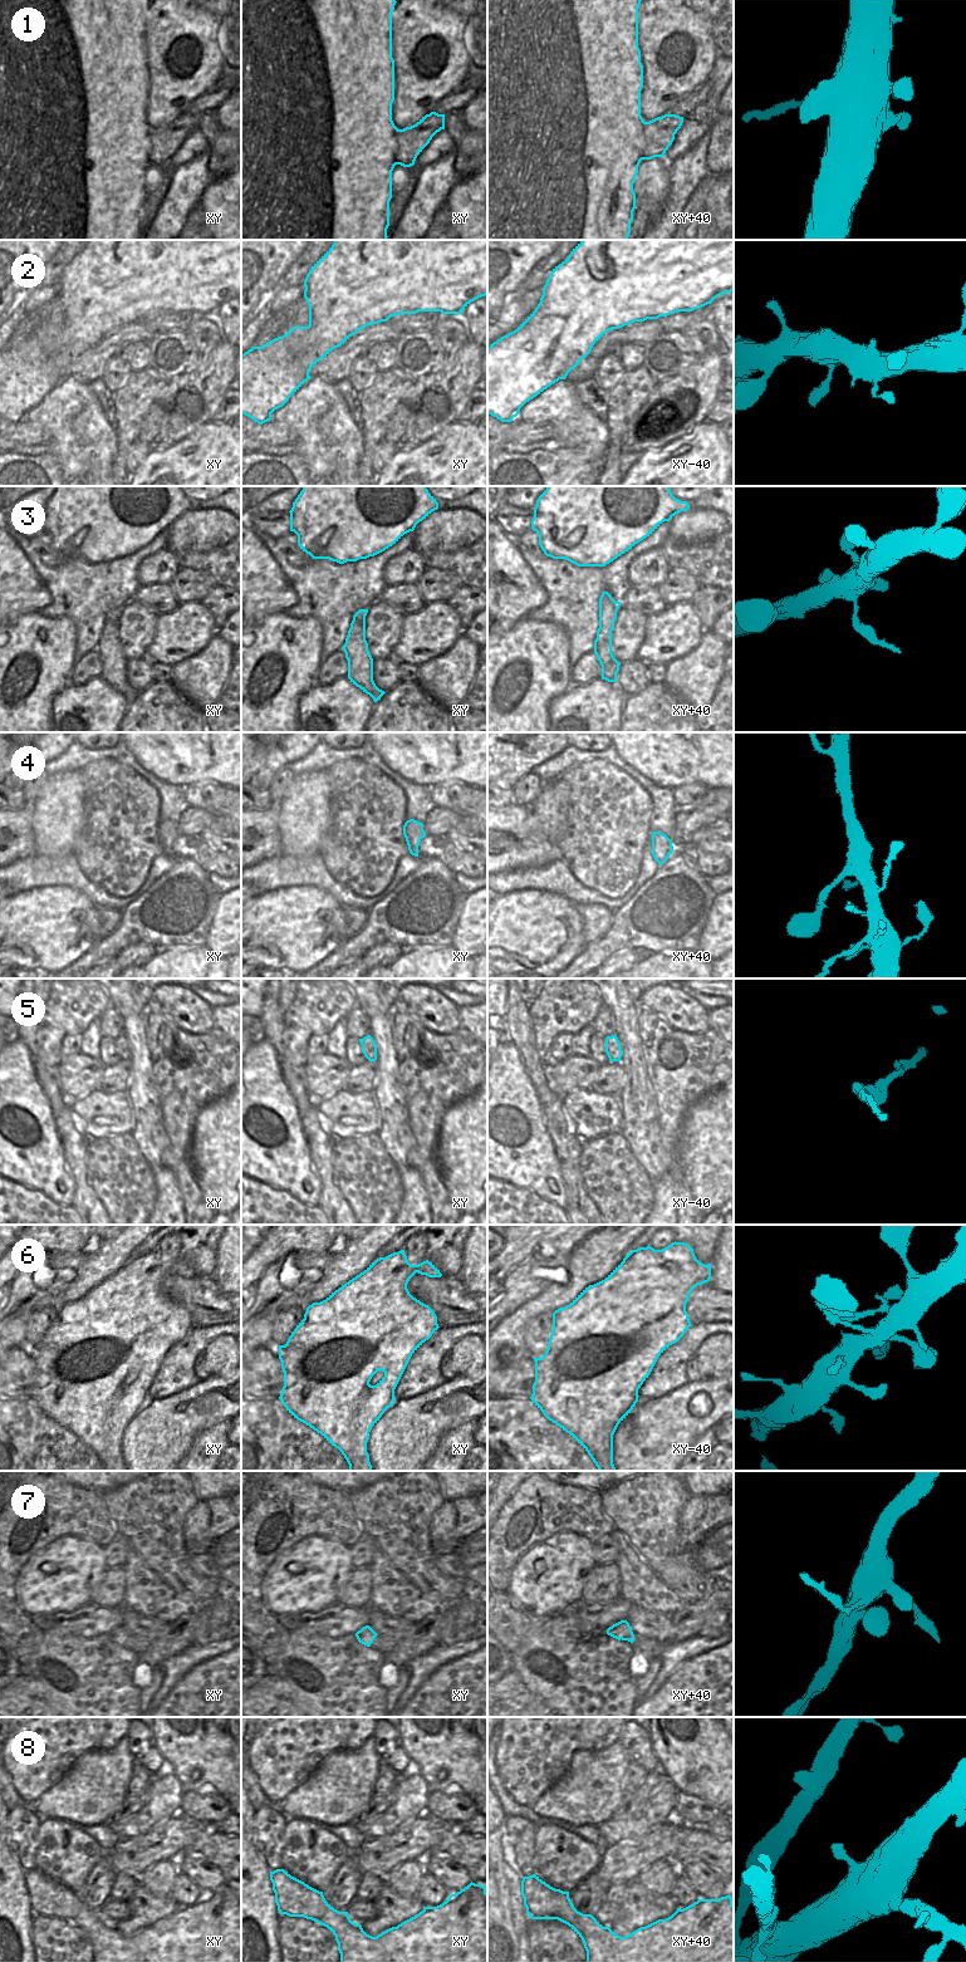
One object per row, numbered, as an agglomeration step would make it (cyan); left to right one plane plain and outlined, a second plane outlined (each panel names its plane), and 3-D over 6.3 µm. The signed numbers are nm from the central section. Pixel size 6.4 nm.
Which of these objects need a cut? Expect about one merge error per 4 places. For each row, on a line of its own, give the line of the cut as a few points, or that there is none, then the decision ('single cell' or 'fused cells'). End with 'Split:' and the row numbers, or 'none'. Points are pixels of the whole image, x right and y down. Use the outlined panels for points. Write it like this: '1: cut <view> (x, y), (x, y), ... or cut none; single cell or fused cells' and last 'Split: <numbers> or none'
1: cut xy (430, 114), (431, 132), (425, 141), (426, 145); fused cells
2: cut none; single cell
3: cut xy (353, 618), (357, 621), (359, 633), (364, 637); fused cells
4: cut xy+40 (668, 838), (652, 842); fused cells
5: cut none; single cell
6: cut none; single cell
7: cut xy+40 (609, 1627), (613, 1627), (621, 1638); fused cells
8: cut none; single cell
Split: 1, 3, 4, 7

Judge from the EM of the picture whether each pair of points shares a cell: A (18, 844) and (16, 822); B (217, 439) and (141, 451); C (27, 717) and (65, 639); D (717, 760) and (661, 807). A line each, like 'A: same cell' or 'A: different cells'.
A: same cell
B: different cells
C: same cell
D: different cells

